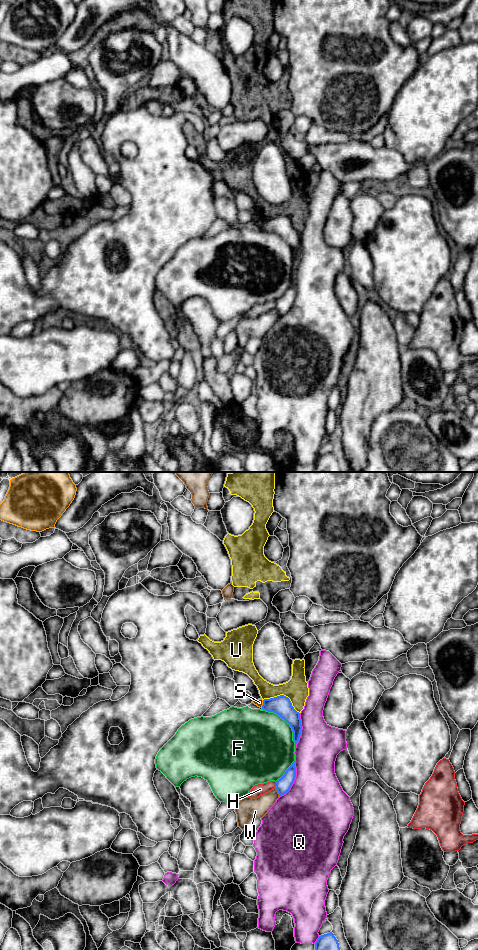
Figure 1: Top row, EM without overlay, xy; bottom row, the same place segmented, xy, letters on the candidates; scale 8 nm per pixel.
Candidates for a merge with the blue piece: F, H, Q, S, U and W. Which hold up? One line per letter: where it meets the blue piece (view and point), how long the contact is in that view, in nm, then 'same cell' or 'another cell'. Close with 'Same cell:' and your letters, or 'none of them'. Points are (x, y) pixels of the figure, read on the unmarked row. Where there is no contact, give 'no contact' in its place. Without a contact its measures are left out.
F: meets blue in xy at (287, 242); contact 400 nm long; another cell
H: meets blue in xy at (276, 305); contact 50 nm long; another cell
Q: meets blue in xy at (294, 299); contact 320 nm long; another cell
S: meets blue in xy at (263, 224); contact 70 nm long; another cell
U: meets blue in xy at (283, 215); contact 320 nm long; another cell
W: meets blue in xy at (277, 311); contact 80 nm long; another cell
Same cell: none of them

